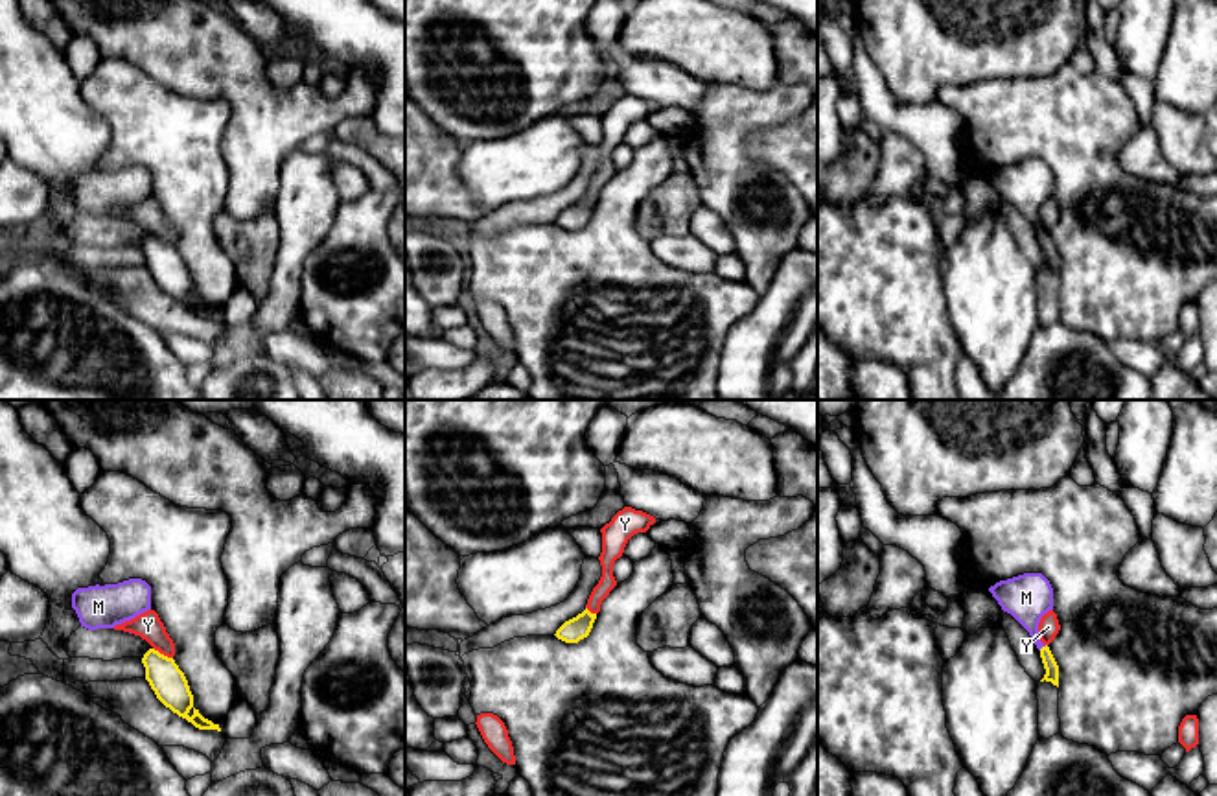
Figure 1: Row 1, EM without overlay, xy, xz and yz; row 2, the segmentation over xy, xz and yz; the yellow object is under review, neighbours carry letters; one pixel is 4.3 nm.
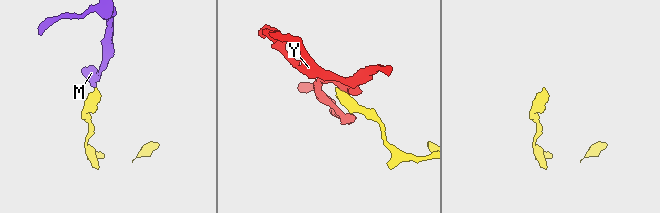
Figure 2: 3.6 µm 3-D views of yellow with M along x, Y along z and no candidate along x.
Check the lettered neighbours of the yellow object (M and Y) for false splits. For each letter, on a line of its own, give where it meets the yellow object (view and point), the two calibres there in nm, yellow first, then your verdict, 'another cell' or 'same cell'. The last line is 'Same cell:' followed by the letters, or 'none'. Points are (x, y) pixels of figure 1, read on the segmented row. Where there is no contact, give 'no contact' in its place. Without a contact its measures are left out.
M: meets yellow in yz at (1043, 647); 60 nm thick on the yellow side, 200 nm on the other; same cell
Y: meets yellow in xy at (162, 655); 150 nm thick on the yellow side, 120 nm on the other; another cell
Same cell: M

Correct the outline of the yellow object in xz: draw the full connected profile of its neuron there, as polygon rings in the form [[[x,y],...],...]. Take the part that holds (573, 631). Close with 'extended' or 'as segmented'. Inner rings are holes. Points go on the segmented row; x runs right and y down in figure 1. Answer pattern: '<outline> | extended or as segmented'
[[[587,608],[578,614],[576,617],[565,621],[558,630],[556,638],[565,643],[578,643],[580,639],[587,638],[593,623],[597,619],[597,614],[591,614]]] | as segmented

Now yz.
[[[1024,573],[1000,580],[989,588],[1003,612],[1011,614],[1031,636],[1046,669],[1040,682],[1051,682],[1059,687],[1059,665],[1049,650],[1038,639],[1038,623],[1044,614],[1053,610],[1053,588],[1042,573]]] | extended

